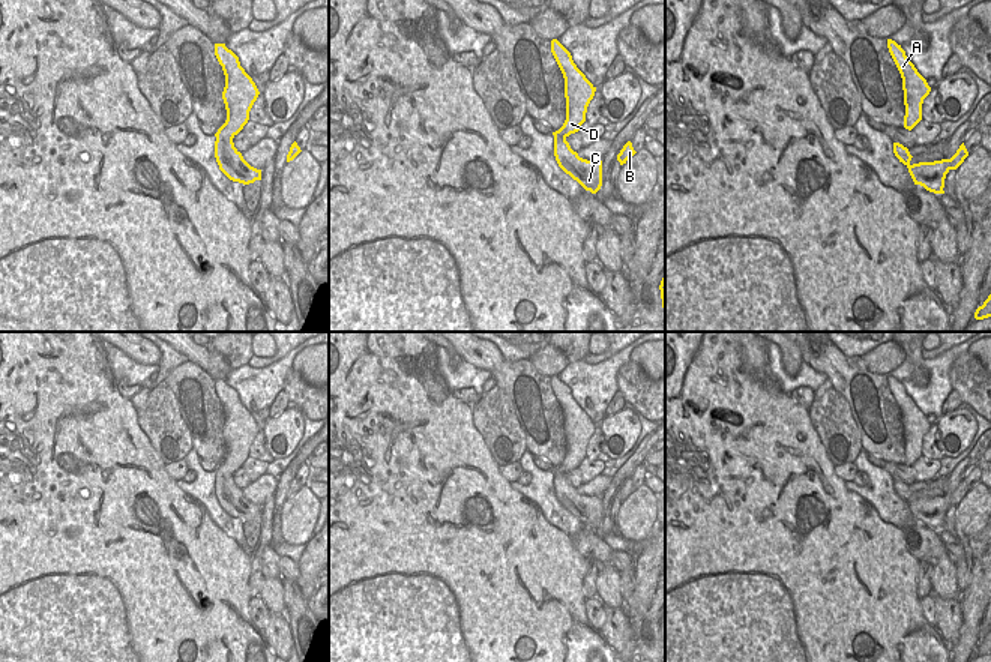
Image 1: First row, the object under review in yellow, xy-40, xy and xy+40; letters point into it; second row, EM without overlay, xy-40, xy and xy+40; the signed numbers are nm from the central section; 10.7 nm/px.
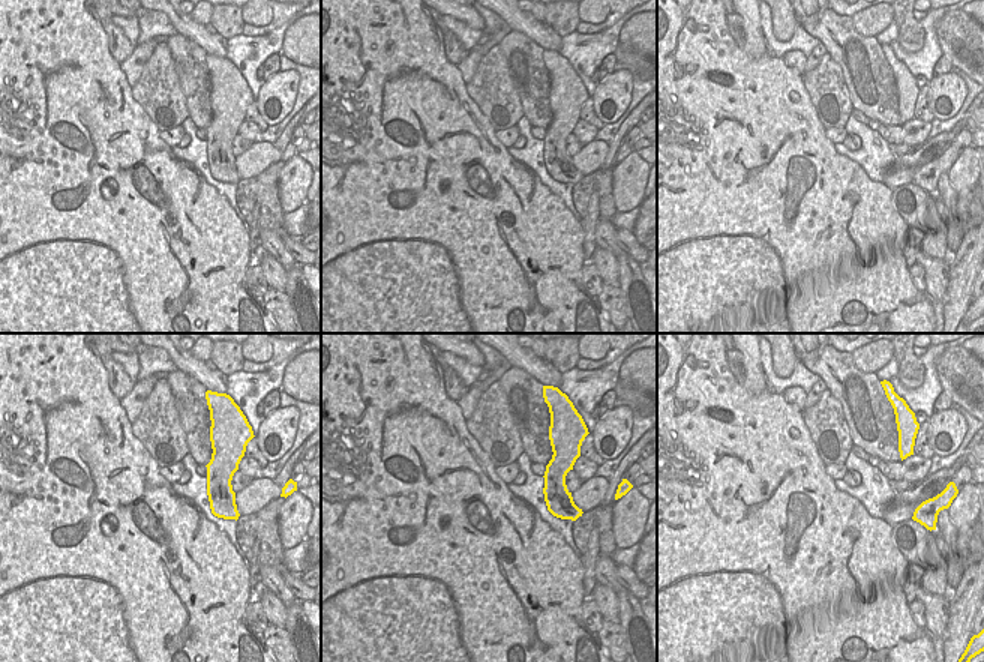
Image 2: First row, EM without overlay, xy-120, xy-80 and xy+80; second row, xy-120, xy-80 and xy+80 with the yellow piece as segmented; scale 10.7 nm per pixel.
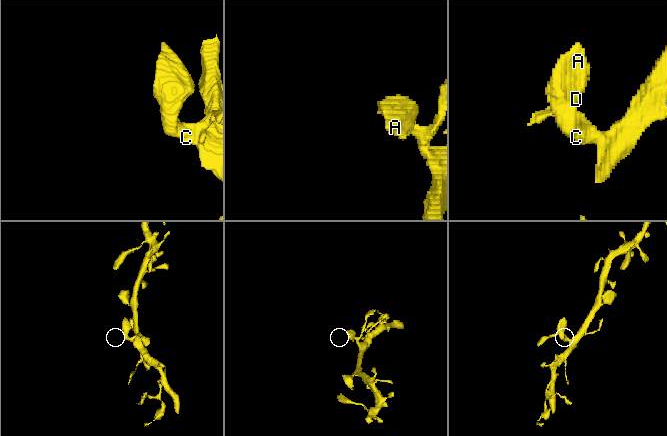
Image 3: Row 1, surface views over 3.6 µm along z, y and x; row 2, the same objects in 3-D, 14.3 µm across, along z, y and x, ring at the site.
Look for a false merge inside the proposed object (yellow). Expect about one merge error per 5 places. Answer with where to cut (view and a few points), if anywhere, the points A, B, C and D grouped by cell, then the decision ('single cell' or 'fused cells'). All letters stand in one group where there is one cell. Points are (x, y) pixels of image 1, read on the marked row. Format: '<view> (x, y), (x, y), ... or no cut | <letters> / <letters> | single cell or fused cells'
no cut | A B C D | single cell

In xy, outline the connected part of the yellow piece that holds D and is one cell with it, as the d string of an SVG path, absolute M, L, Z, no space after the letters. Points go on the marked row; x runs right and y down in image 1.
M551 41L551 53L565 78L566 120L553 132L554 156L559 167L577 180L586 191L596 194L602 186L602 161L587 161L578 156L566 141L580 131L596 87L577 68L571 53L557 41Z

